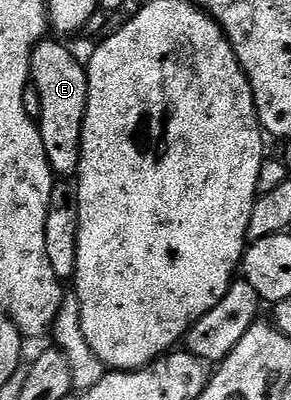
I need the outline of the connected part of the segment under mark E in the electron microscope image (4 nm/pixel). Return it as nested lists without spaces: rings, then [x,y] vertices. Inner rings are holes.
[[[46,38],[40,40],[31,54],[31,86],[39,94],[41,115],[36,117],[37,128],[43,138],[43,150],[47,150],[47,162],[51,166],[54,177],[76,177],[77,167],[81,164],[81,139],[83,138],[83,122],[87,114],[87,94],[89,93],[89,73],[86,65],[77,61],[77,56],[69,48],[64,48],[57,40]]]

